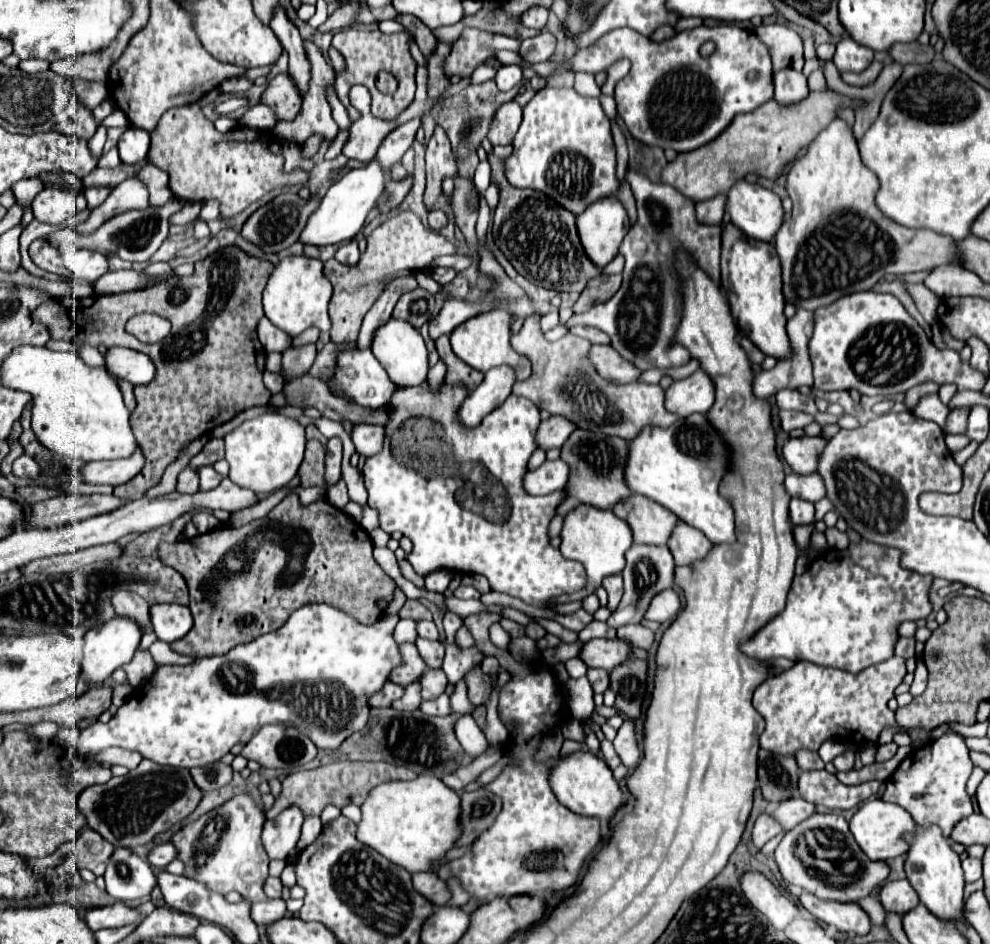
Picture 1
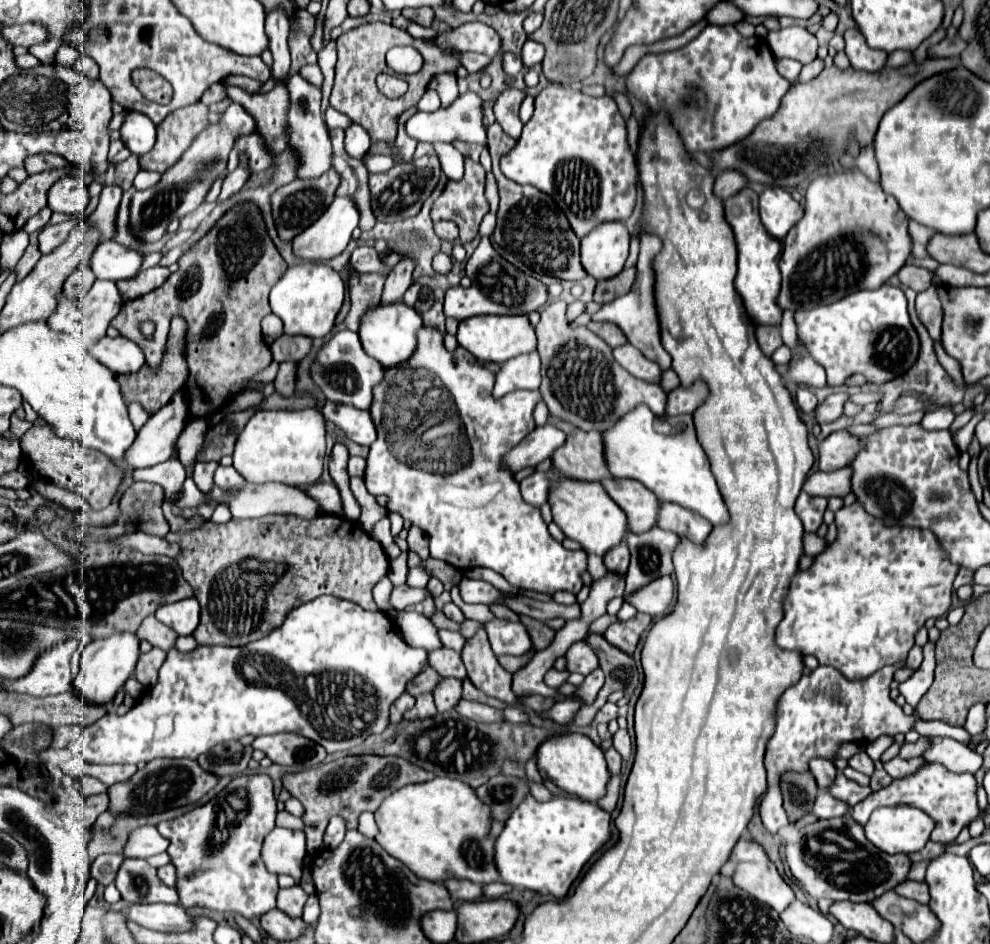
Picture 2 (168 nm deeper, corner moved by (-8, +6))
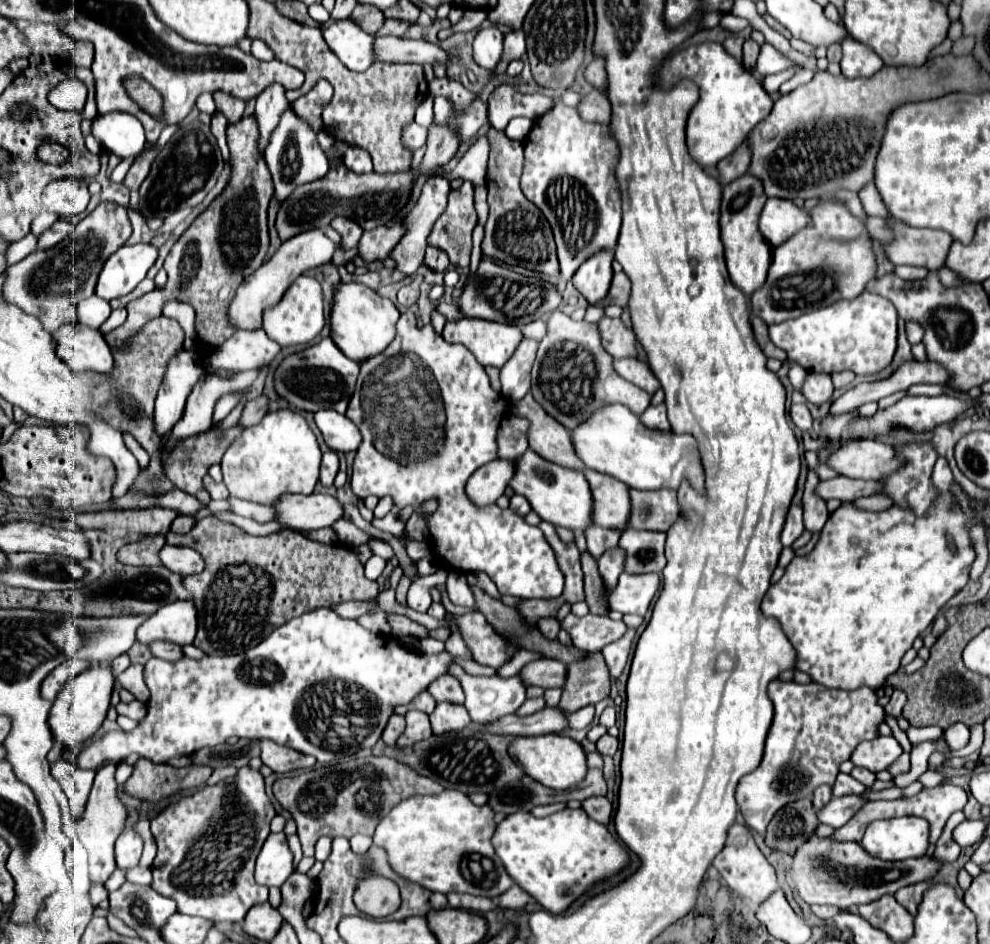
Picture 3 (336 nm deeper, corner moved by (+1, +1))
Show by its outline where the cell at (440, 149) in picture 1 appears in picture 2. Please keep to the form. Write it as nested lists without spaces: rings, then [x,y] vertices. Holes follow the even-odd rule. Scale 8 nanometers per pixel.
[[[464,156],[464,176],[462,176],[462,180],[448,178],[442,194],[432,204],[432,212],[430,212],[432,220],[444,220],[446,218],[446,220],[456,222],[456,226],[460,228],[460,242],[468,242],[478,234],[480,220],[490,210],[488,200],[484,196],[484,180],[486,180],[486,172],[484,172],[482,164]]]

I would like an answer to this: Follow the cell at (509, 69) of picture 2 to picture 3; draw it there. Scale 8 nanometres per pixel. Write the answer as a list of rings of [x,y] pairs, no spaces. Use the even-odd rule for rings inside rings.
[[[497,27],[479,29],[473,39],[473,59],[483,69],[493,69],[503,53],[503,33]]]

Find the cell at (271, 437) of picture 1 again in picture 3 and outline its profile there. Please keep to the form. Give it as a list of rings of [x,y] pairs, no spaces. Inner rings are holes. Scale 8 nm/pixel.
[[[291,409],[267,413],[259,425],[245,429],[221,459],[223,483],[231,497],[275,505],[285,493],[311,495],[319,481],[321,449],[305,419]]]

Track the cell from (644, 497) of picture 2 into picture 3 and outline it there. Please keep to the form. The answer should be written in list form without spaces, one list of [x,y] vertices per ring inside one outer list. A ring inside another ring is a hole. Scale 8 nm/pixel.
[[[585,469],[585,477],[593,495],[593,523],[599,527],[625,531],[631,509],[629,487],[605,473],[591,469]]]

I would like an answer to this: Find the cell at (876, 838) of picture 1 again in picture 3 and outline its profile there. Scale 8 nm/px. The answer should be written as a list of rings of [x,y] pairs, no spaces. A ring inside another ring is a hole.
[[[919,817],[873,821],[861,845],[883,861],[901,861],[925,855],[929,847],[929,823]]]

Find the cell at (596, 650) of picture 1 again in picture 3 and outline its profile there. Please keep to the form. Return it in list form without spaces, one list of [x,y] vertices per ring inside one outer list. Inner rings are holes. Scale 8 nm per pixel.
[[[539,659],[539,661],[531,661],[527,663],[521,671],[519,677],[521,681],[525,681],[523,685],[531,687],[543,687],[543,689],[553,689],[553,687],[561,687],[565,683],[565,663],[561,661],[553,661],[553,659]]]

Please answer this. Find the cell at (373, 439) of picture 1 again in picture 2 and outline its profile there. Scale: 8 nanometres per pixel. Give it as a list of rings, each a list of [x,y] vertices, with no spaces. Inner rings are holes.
[[[326,402],[322,408],[322,414],[326,420],[340,426],[346,432],[346,436],[356,444],[370,446],[378,438],[370,410],[358,410],[336,402]]]

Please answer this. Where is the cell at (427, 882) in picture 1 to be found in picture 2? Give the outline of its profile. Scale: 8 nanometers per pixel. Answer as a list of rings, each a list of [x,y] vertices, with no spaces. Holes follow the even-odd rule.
[[[450,878],[450,880],[444,880],[442,884],[444,884],[446,890],[450,892],[450,896],[456,898],[456,900],[466,900],[466,902],[470,902],[470,900],[482,898],[482,886],[478,886],[476,882]]]

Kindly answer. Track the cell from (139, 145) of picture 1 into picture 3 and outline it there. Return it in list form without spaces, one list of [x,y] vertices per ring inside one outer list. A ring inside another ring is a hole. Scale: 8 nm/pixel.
[[[123,111],[97,115],[91,123],[91,131],[107,153],[113,153],[121,159],[139,155],[147,145],[141,121]]]

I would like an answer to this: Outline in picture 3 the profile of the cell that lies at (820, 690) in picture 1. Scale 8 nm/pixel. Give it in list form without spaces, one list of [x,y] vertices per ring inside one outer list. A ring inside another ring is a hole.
[[[775,679],[773,683],[769,683],[767,695],[773,703],[775,715],[773,715],[773,723],[765,739],[763,761],[753,773],[745,775],[737,787],[739,811],[747,827],[751,827],[753,831],[761,835],[765,833],[769,821],[781,807],[785,807],[787,803],[799,801],[803,797],[813,797],[813,791],[819,785],[833,785],[839,765],[851,757],[851,753],[861,741],[869,741],[877,737],[877,725],[885,717],[883,707],[877,705],[875,691],[869,687],[859,687],[855,691],[843,691],[843,689],[827,689],[819,683],[799,685],[793,681]]]

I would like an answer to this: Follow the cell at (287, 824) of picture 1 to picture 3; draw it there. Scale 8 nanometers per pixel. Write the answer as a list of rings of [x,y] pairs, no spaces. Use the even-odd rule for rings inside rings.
[[[271,833],[257,857],[255,879],[265,887],[281,887],[293,873],[293,853],[285,833]]]

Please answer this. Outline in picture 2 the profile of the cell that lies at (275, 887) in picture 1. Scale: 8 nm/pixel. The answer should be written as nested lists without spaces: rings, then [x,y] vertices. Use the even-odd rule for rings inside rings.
[[[298,884],[292,888],[280,888],[278,892],[278,908],[288,916],[300,916],[304,902],[306,902],[306,892]]]

